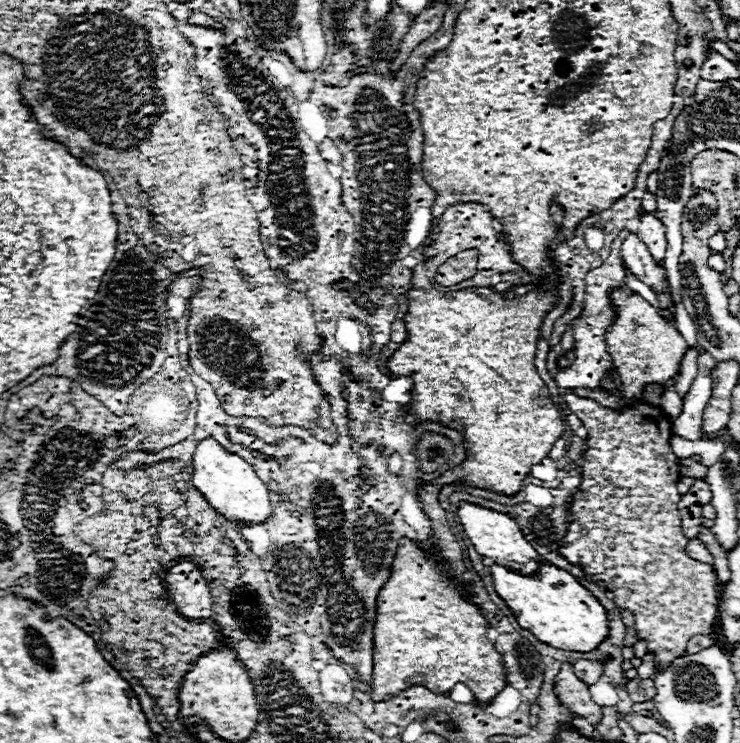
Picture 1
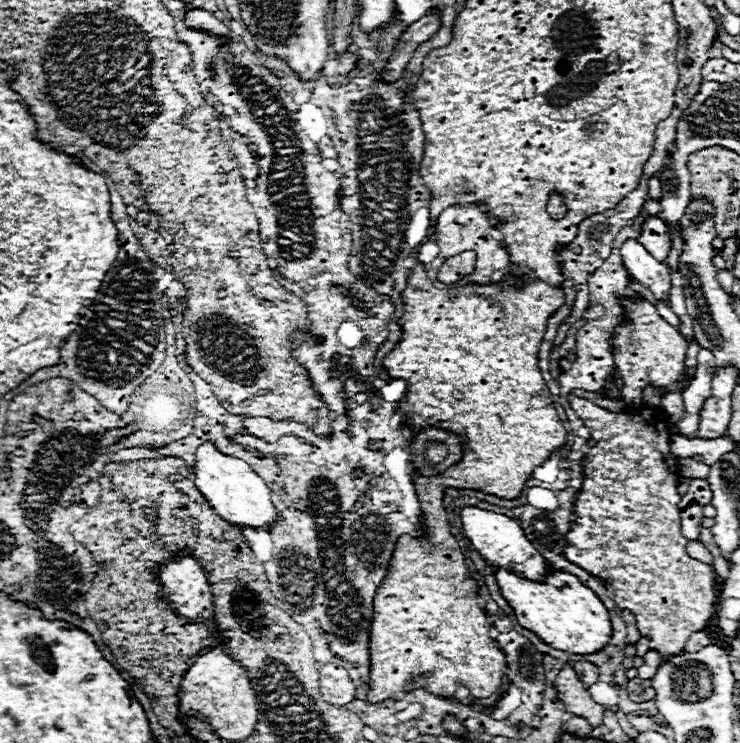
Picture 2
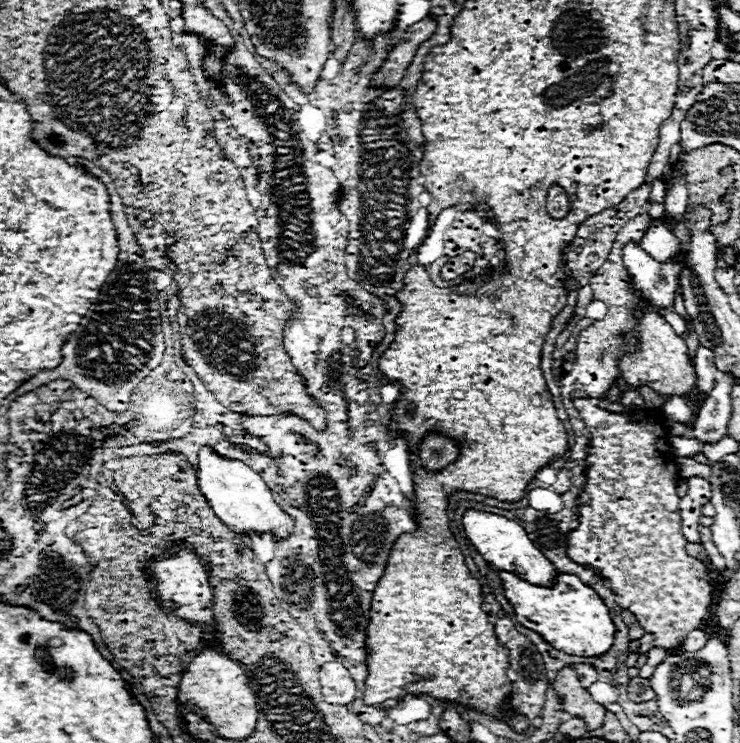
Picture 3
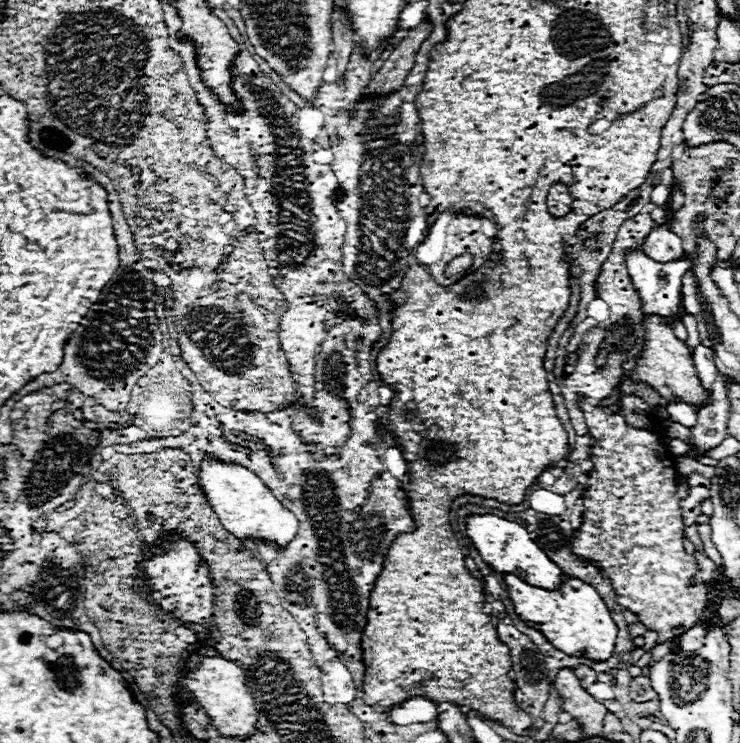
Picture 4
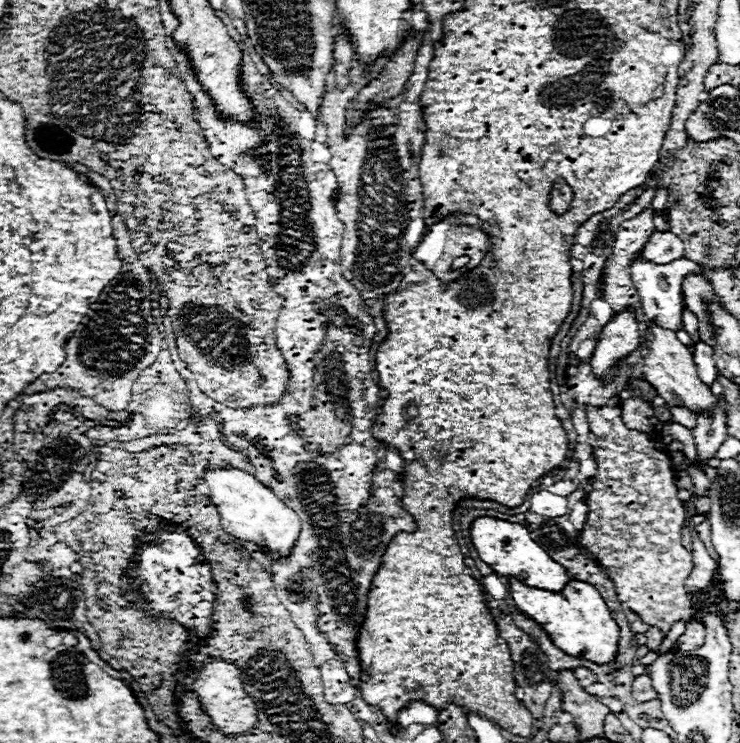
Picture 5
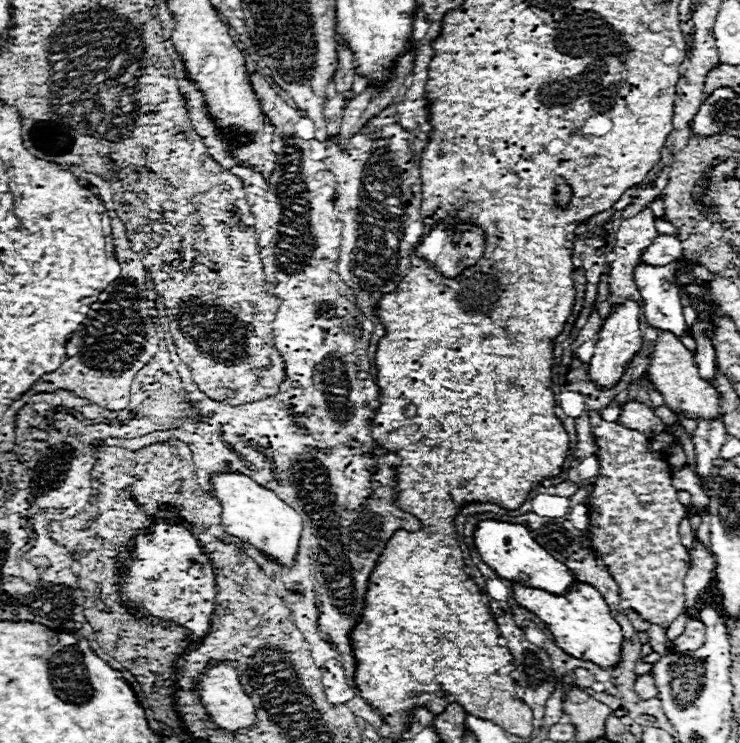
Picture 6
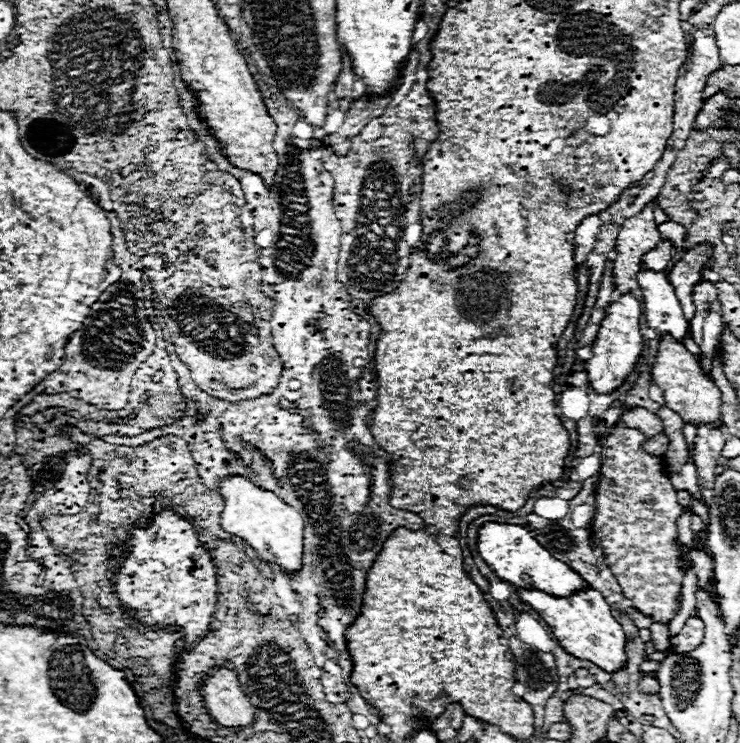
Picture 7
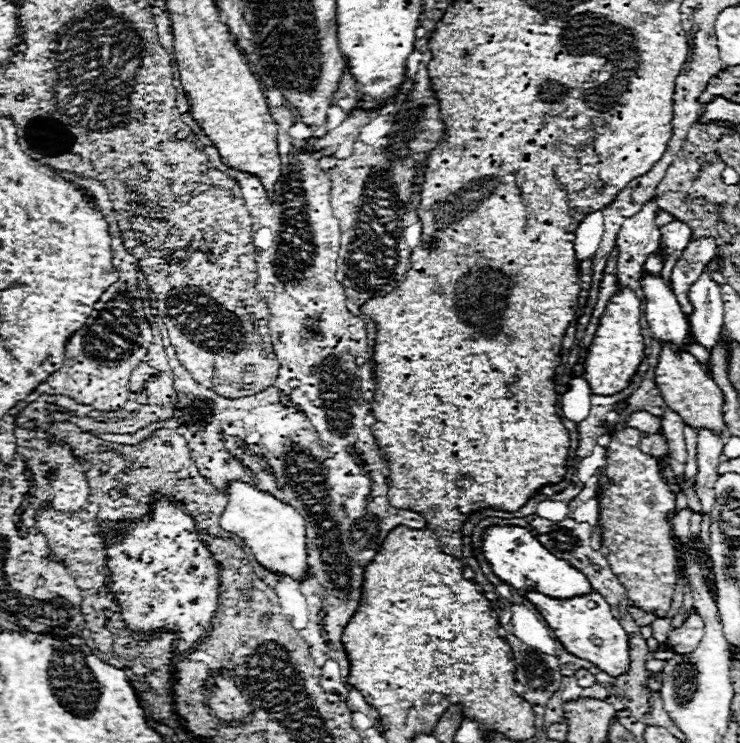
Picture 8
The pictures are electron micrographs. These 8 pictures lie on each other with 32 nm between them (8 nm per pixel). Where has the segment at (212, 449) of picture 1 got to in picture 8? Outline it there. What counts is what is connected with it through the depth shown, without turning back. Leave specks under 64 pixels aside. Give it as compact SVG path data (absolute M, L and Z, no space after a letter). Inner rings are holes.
M232 482L226 492L228 506L220 518L220 526L226 532L240 536L252 550L256 562L266 570L294 580L302 580L308 572L308 552L306 552L306 520L292 506L280 502L268 492L260 492L250 484Z

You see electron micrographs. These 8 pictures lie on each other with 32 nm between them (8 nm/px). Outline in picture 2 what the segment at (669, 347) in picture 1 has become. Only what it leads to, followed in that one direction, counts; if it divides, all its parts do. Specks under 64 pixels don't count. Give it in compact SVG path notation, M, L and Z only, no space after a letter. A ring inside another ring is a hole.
M636 298L634 302L628 300L624 306L630 324L618 328L614 334L614 346L616 346L614 362L620 378L624 380L622 400L626 408L638 408L644 404L640 398L644 386L654 386L660 388L662 392L680 392L684 386L690 384L690 382L682 382L682 378L686 376L686 366L684 366L686 340L674 326L670 326L656 312L656 308L648 300Z

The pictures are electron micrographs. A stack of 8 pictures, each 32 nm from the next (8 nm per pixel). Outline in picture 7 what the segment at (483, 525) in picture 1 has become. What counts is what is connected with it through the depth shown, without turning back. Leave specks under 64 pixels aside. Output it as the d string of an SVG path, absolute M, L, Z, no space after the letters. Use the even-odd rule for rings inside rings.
M496 522L484 524L478 534L478 550L494 574L516 588L534 588L550 596L570 596L588 586L588 582L582 580L582 576L574 572L566 562L554 558L546 548L542 548L532 532L524 526Z

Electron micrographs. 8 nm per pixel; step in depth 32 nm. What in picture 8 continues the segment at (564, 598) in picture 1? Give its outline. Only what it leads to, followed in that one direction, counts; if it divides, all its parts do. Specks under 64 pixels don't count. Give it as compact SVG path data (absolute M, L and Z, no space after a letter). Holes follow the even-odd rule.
M526 592L524 596L540 610L556 638L570 654L592 662L610 676L620 676L630 670L628 634L624 632L622 624L612 616L608 602L598 592L590 592L586 596L576 596L568 600L554 600L540 592Z

